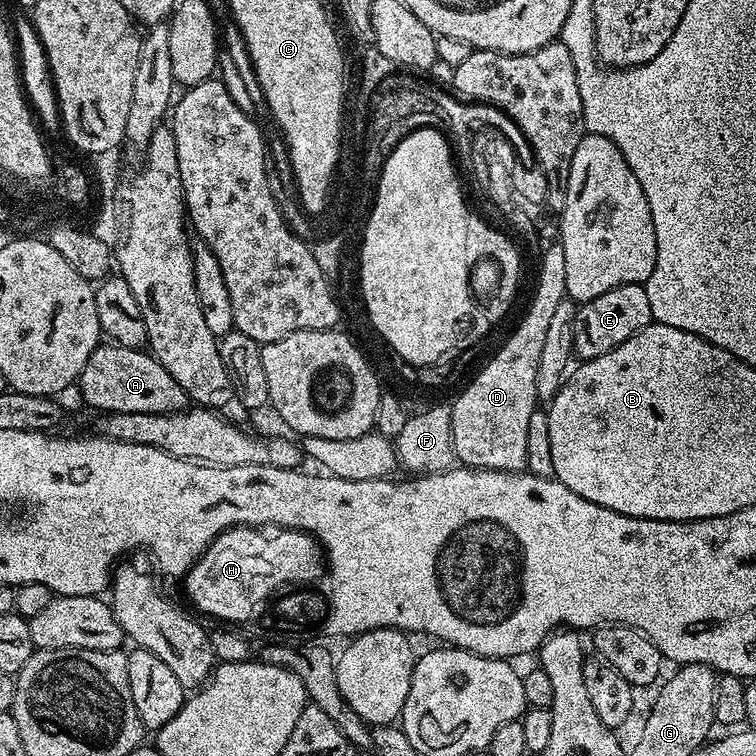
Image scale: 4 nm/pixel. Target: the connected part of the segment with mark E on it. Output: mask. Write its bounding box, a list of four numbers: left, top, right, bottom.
[574,284,653,361]

